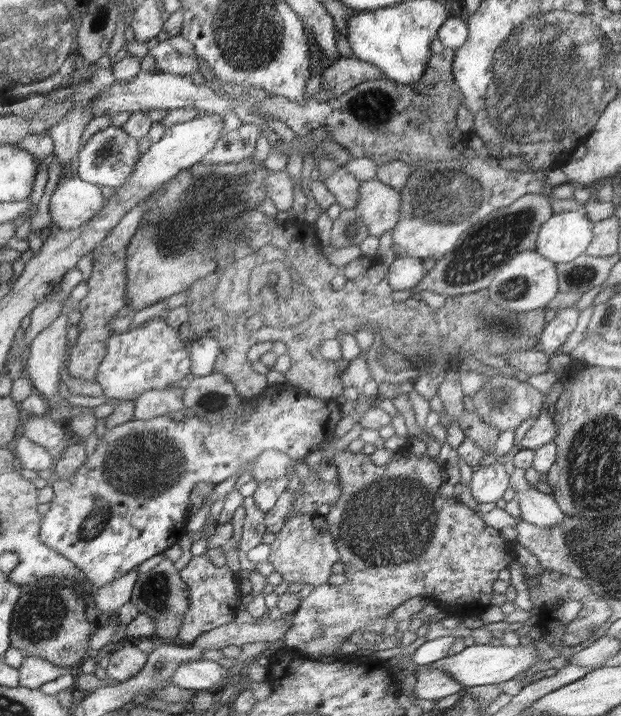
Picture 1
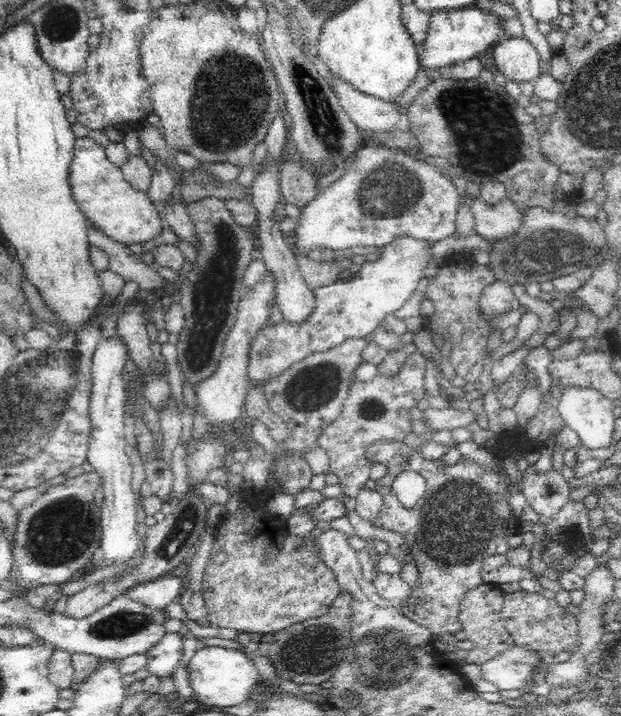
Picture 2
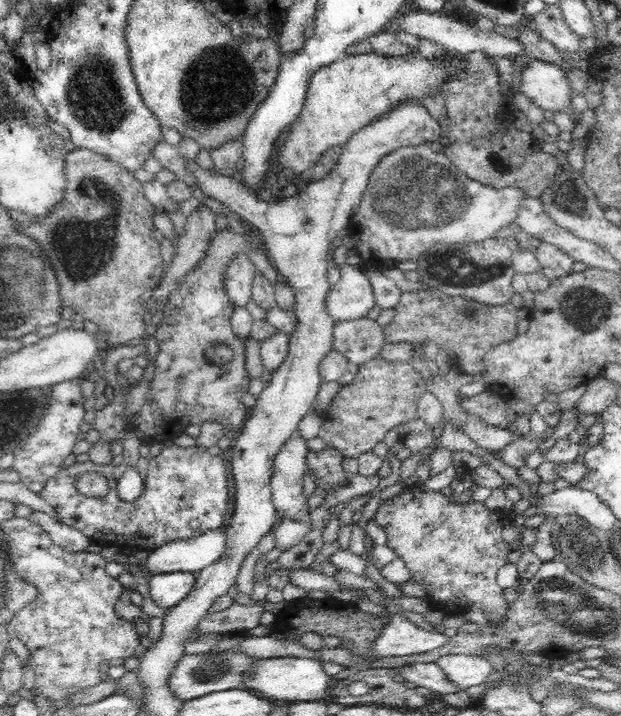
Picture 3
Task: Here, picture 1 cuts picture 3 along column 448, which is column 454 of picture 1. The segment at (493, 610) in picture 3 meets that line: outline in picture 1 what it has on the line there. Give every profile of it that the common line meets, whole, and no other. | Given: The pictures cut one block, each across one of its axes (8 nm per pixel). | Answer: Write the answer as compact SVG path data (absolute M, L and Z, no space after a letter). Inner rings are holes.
M406 445L400 452L394 452L392 457L386 462L386 464L378 466L372 463L370 455L360 452L352 452L347 448L337 449L334 451L334 464L337 466L338 482L342 487L342 493L340 498L329 508L328 514L323 516L328 522L328 531L332 532L332 536L335 536L336 547L340 552L340 563L344 566L344 575L348 576L348 582L342 584L342 586L334 586L333 588L327 586L314 587L312 593L302 600L298 610L294 613L291 627L285 632L283 636L283 645L290 647L298 652L302 657L314 661L332 662L342 655L334 654L334 651L338 649L339 645L349 640L351 634L354 634L355 630L369 630L370 632L376 632L379 637L384 632L384 627L388 623L388 617L390 612L394 608L398 608L400 604L406 602L407 599L414 597L422 597L426 595L430 600L437 603L439 608L448 609L451 614L457 615L478 615L486 611L486 608L490 608L490 600L492 599L492 582L498 578L498 572L502 571L502 568L508 568L514 562L514 554L512 550L508 550L508 542L504 542L500 538L500 532L496 528L491 528L482 522L482 518L474 512L474 509L466 508L466 505L460 504L457 496L451 498L442 498L438 494L438 488L436 488L436 476L442 476L444 472L444 466L436 461L435 458L423 457L422 455L415 456L411 452L410 445ZM418 574L423 574L423 580L417 580Z

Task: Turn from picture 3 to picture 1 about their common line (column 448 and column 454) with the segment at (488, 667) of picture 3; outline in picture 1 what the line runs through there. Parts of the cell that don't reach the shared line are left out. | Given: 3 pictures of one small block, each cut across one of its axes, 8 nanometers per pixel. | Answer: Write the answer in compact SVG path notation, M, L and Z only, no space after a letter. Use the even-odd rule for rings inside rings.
M522 644L518 647L510 647L507 645L472 645L464 647L460 654L448 656L430 664L430 669L438 669L448 673L454 681L460 683L465 688L471 686L498 685L500 682L508 682L521 672L530 670L532 666L536 666L538 662L544 662L536 651L536 645Z

